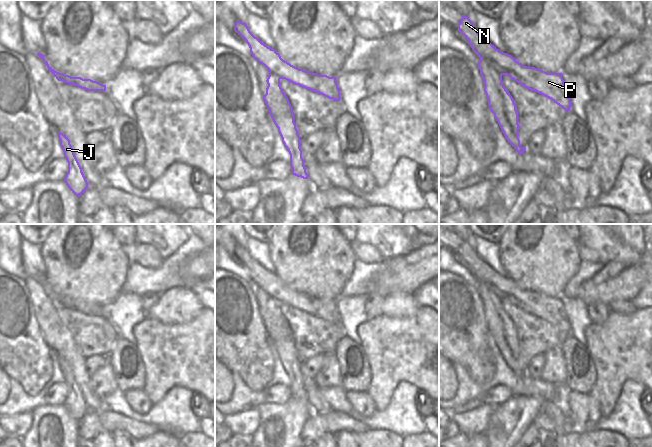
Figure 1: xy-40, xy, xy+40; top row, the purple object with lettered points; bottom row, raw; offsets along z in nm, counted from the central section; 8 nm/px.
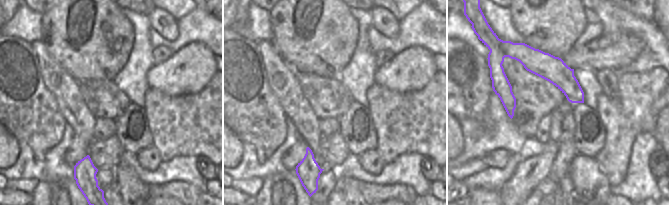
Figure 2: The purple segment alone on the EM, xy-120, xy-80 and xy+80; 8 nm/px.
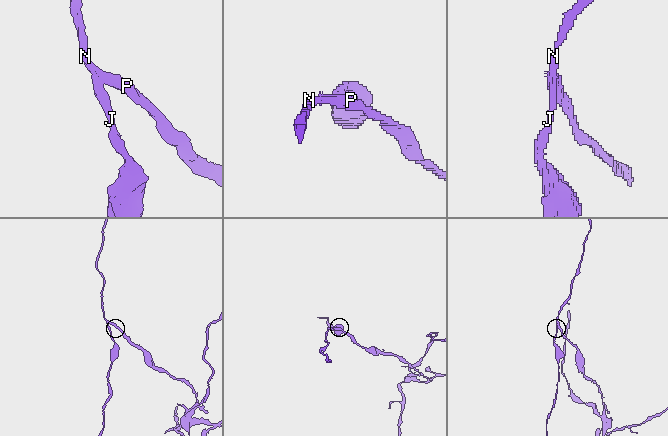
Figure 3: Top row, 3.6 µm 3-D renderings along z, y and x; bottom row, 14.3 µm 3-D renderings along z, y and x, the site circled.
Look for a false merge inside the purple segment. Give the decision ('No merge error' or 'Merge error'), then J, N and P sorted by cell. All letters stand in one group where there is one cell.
Merge error. Groups: J N / P.

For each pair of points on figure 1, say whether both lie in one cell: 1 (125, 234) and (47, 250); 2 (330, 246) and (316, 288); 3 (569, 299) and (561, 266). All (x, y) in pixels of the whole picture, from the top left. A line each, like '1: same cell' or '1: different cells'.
1: different cells
2: same cell
3: different cells

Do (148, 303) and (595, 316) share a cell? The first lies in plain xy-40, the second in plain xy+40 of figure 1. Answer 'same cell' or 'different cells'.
same cell

